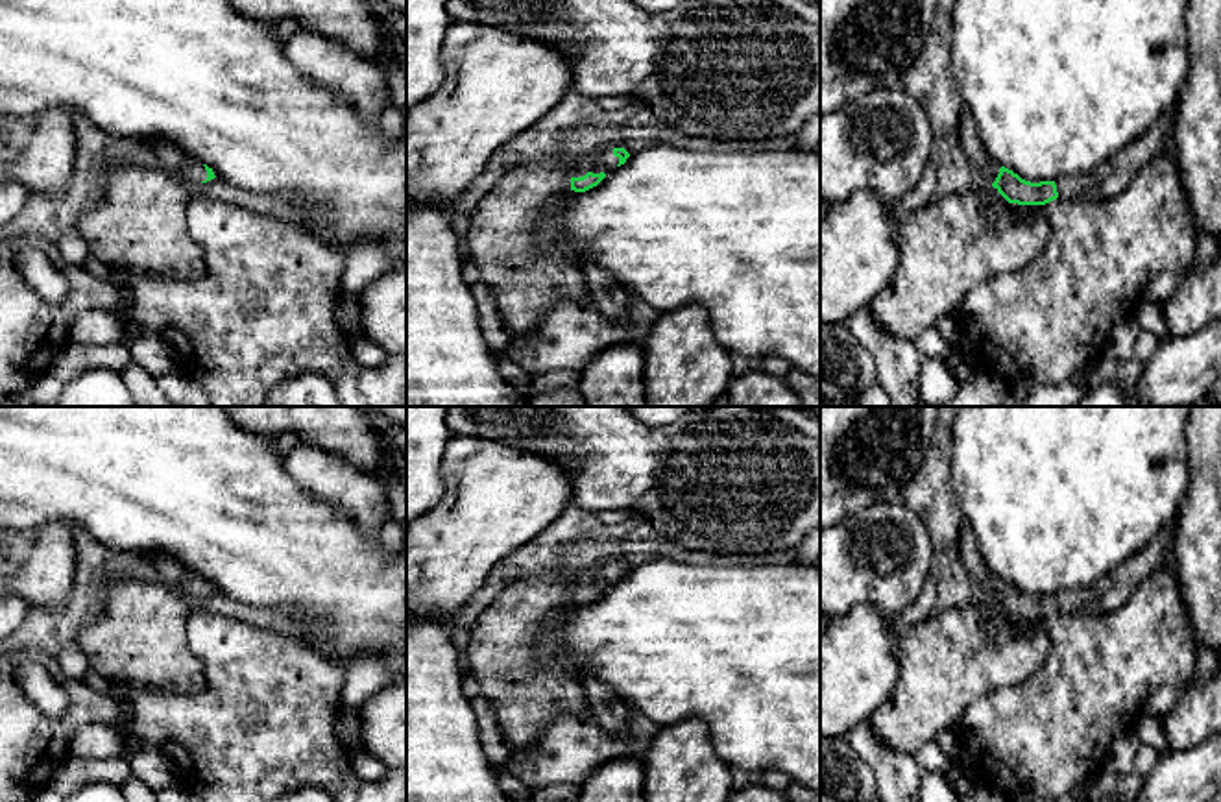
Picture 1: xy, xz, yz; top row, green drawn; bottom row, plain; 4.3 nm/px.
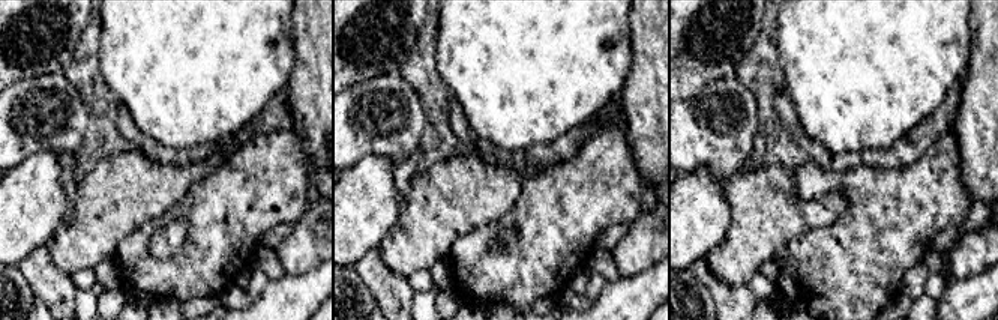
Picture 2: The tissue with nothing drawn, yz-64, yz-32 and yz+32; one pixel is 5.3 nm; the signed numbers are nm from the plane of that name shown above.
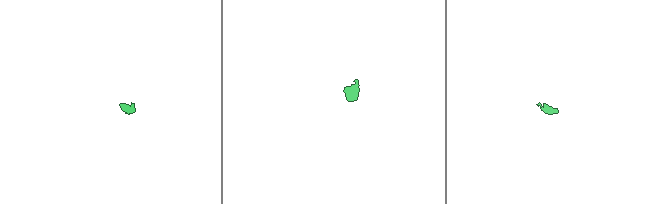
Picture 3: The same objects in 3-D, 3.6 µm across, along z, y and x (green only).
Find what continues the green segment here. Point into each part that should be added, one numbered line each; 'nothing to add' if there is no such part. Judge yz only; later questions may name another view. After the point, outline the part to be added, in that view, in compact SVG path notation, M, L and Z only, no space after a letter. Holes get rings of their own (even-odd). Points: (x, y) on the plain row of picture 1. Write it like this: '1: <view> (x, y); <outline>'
1: yz (968, 549); M962 521L962 525L959 527L957 547L959 547L961 562L968 571L968 575L992 599L1001 580L986 567L985 558L979 553L977 538L973 536L966 521Z
2: yz (1112, 590); M1171 519L1143 551L1114 567L1095 586L1055 593L1058 612L1101 614L1119 608L1153 571L1169 562L1175 534L1177 523Z

